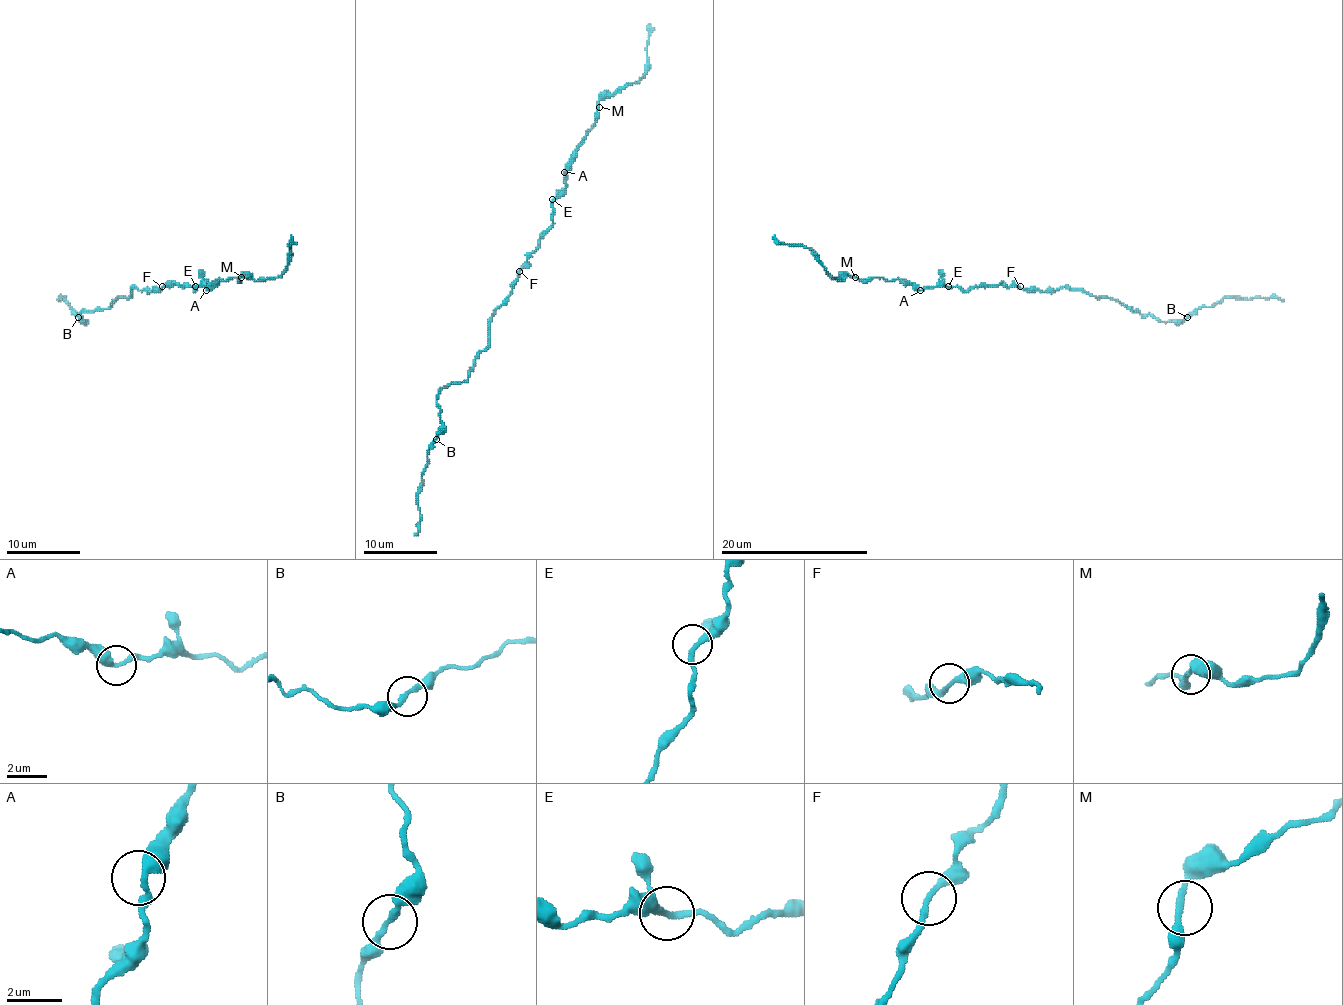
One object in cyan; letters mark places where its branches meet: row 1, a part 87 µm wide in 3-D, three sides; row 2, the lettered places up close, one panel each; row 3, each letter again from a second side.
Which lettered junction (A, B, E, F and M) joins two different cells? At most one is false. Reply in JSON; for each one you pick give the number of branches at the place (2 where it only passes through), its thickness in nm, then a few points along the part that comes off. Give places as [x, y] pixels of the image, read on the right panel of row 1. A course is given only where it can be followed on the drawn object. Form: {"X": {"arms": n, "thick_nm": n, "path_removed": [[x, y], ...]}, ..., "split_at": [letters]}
{"split_at": []}

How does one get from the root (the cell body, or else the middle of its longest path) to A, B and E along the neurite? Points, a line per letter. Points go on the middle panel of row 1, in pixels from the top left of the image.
A: (519, 269), (536, 249), (540, 236), (552, 223), (552, 201), (565, 186), (564, 172)
B: (519, 269), (510, 295), (492, 317), (490, 343), (468, 378), (447, 384), (436, 395), (442, 424), (436, 439)
E: (519, 269), (536, 249), (540, 236), (552, 223), (552, 199)

